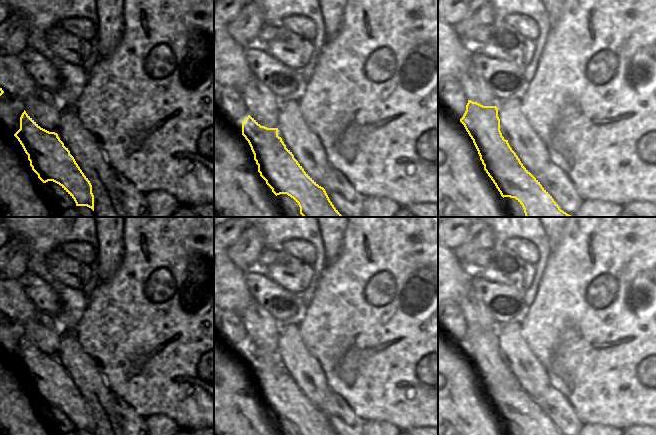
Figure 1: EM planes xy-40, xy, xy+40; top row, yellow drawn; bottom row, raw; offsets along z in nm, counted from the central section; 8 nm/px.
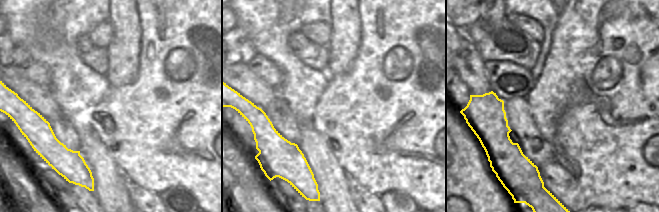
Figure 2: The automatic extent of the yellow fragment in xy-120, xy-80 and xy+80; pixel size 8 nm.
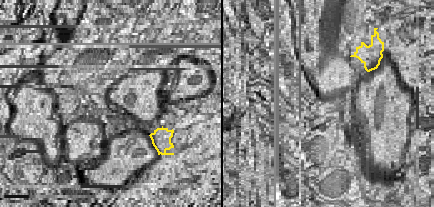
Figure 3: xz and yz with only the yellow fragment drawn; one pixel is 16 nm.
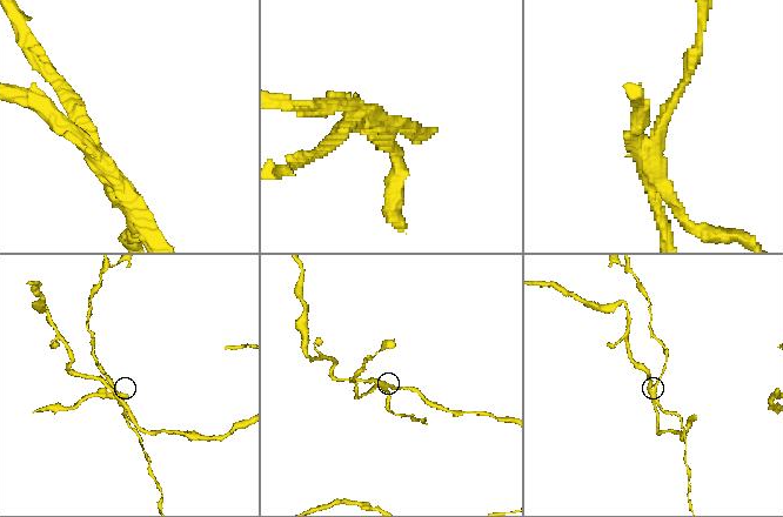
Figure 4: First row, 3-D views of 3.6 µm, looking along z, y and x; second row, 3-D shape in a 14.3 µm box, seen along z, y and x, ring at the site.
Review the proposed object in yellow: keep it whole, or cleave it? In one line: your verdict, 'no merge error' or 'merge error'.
merge error

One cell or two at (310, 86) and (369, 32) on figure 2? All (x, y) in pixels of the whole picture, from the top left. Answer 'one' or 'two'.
two

